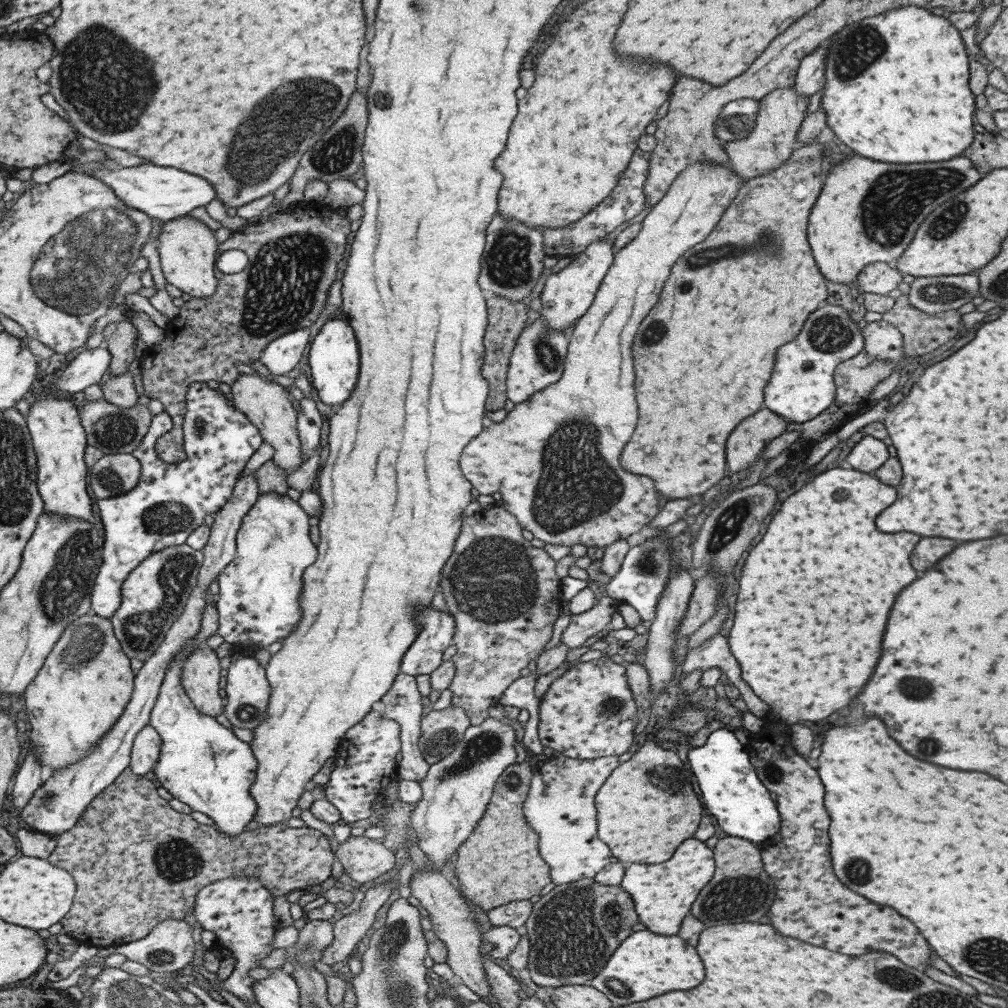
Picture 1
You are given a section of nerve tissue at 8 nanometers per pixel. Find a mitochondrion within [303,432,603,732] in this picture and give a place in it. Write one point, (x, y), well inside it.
(493, 580)

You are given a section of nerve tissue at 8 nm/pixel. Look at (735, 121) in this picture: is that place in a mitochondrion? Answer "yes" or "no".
yes

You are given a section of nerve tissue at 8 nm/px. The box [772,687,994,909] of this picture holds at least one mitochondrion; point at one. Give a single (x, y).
(858, 870)

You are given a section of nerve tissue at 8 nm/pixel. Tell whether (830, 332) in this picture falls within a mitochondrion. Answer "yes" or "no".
yes

